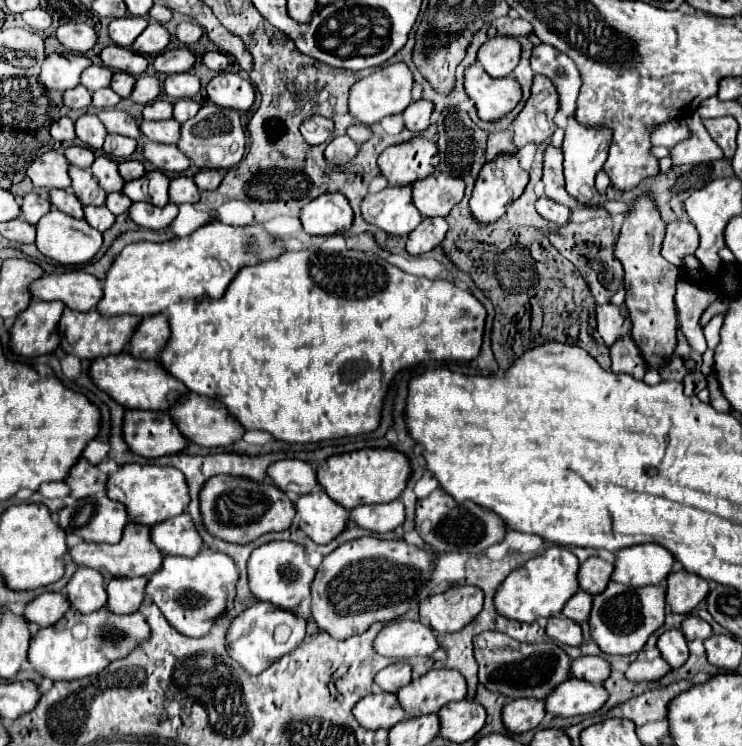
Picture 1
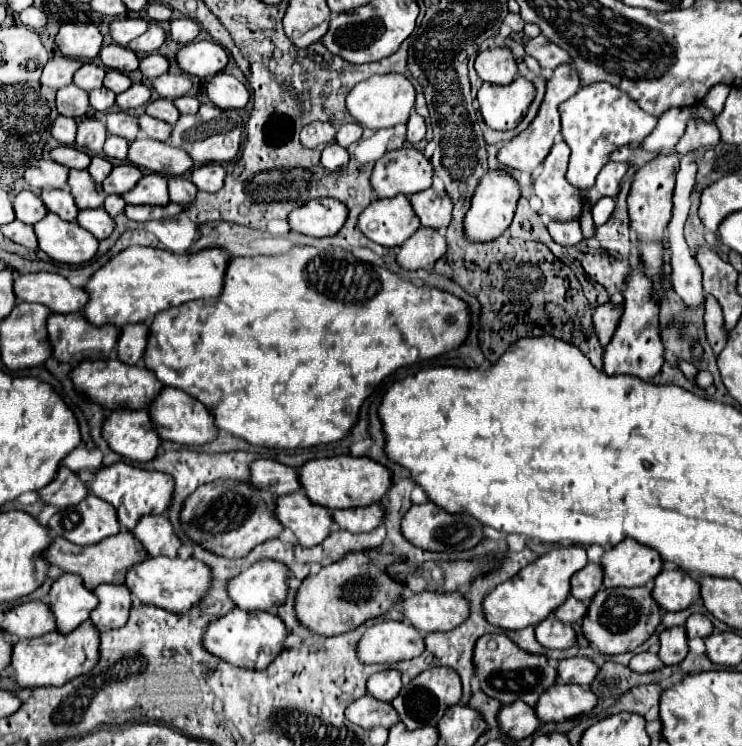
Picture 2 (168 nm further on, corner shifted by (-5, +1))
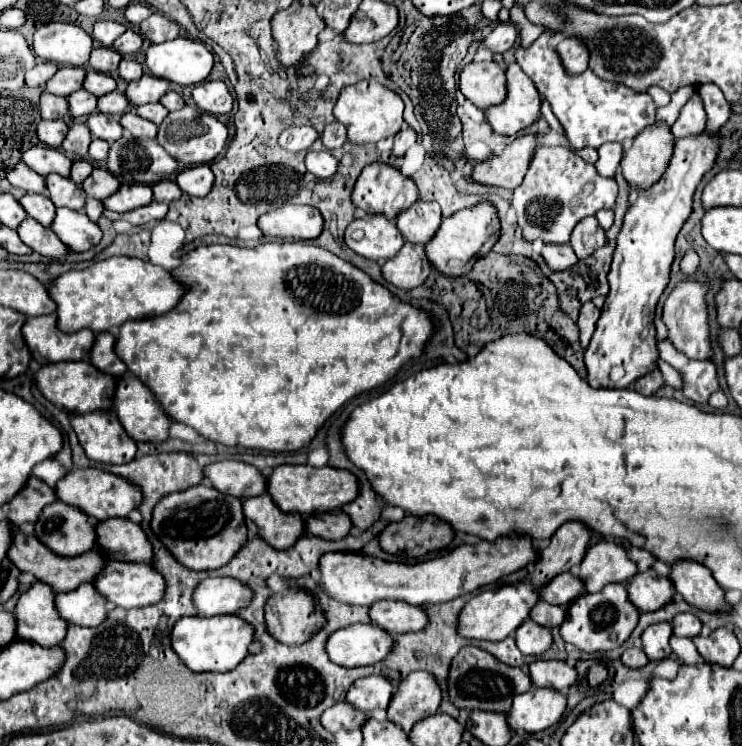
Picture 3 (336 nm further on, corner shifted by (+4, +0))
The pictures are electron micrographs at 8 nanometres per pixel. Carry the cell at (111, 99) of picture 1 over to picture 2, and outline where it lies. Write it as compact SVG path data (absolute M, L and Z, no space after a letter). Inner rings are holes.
M99 87L99 89L93 89L89 93L89 97L91 97L91 107L95 111L109 111L109 109L113 109L117 95L113 91L109 91L107 87Z

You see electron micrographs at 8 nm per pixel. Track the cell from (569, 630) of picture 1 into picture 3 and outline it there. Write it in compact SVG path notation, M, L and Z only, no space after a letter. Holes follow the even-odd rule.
M526 620L516 630L516 646L518 650L522 650L522 654L540 656L552 646L552 634L548 628L542 628L536 622Z

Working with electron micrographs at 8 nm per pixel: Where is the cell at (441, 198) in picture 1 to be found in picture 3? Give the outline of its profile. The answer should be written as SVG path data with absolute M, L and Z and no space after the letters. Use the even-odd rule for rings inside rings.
M418 200L414 202L414 206L410 206L410 210L404 210L398 216L396 226L402 232L404 240L412 244L426 244L436 234L440 222L442 222L440 206L436 202Z

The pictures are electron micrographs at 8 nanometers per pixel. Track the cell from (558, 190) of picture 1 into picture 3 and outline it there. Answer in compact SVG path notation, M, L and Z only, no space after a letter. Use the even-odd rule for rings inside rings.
M596 216L582 218L582 222L578 222L570 238L570 246L580 260L594 254L594 250L598 250L598 246L602 246L604 242L604 228L598 224Z

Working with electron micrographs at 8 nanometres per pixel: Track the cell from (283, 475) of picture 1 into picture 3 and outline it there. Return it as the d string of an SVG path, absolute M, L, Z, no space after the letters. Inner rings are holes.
M238 460L208 464L202 472L204 480L208 480L218 492L240 500L266 492L266 478L254 466Z

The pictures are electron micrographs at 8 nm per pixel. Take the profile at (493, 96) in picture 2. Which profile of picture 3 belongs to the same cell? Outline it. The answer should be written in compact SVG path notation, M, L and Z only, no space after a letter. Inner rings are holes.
M512 62L506 68L506 78L508 78L506 102L490 106L490 110L486 110L486 118L490 120L490 126L498 134L514 136L516 132L528 128L542 116L540 112L542 96L536 90L534 82L516 62Z

